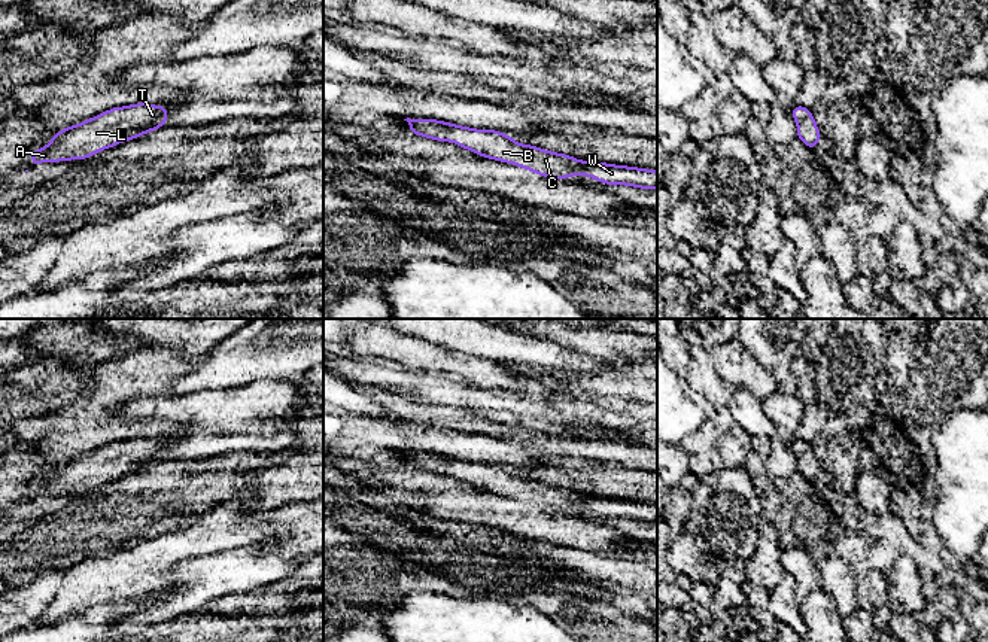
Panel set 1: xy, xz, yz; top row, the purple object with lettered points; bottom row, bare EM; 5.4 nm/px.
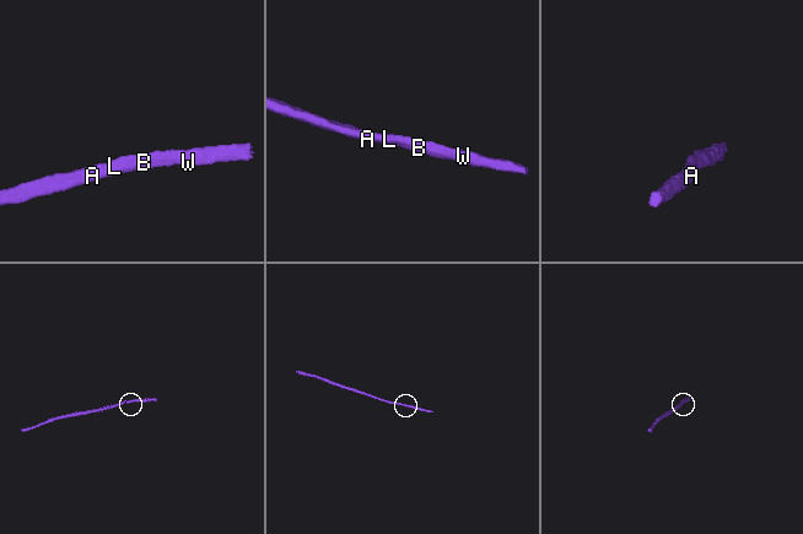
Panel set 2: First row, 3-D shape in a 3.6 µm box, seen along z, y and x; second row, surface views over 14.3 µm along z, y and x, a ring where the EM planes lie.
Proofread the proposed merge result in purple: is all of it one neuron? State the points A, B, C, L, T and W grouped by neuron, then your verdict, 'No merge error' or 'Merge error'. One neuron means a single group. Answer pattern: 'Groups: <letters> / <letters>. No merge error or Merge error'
Groups: A B C L T W. No merge error

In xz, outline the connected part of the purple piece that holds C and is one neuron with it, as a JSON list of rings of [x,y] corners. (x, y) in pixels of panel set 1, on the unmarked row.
[[[404,453],[411,468],[440,475],[453,475],[480,490],[510,496],[544,511],[565,512],[589,509],[601,517],[657,523],[657,505],[598,495],[580,495],[536,480],[520,478],[510,469],[493,463],[474,463],[435,453]]]

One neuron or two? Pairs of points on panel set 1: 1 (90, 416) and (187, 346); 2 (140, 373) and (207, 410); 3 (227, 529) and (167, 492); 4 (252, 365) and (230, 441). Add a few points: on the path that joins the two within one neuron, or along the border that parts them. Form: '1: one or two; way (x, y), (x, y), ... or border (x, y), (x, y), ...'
1: two; border (142, 346), (198, 358)
2: two; border (170, 393), (136, 398)
3: two; border (236, 499), (213, 507), (195, 523), (173, 532)
4: two; border (263, 380), (213, 391)

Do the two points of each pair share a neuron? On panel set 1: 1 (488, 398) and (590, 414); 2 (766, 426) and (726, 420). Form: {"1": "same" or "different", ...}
{"1": "different", "2": "different"}

